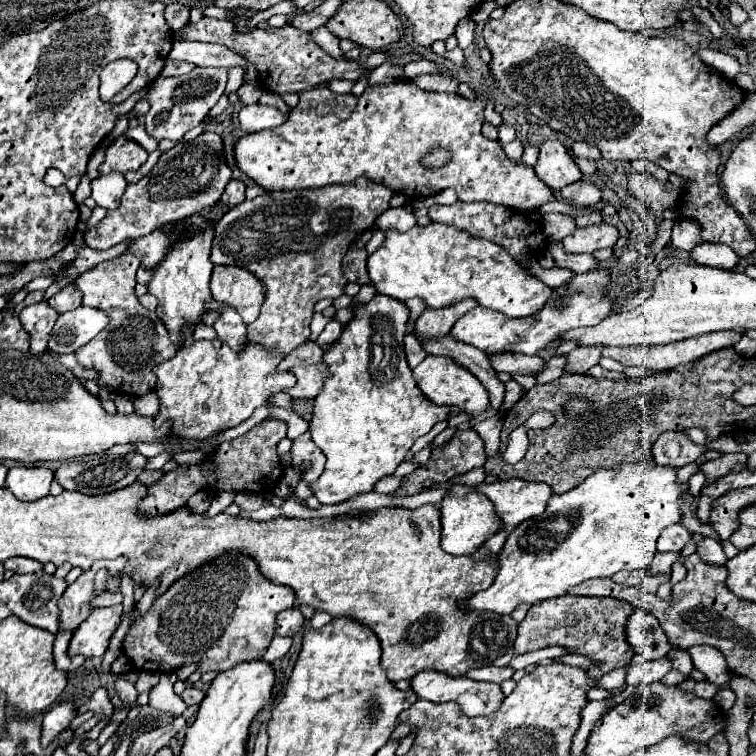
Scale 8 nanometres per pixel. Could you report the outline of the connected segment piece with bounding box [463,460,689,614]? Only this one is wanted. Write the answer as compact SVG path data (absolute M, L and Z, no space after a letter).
M653 460L619 464L615 468L599 468L577 488L551 496L541 516L515 526L499 554L499 572L495 582L463 602L467 610L491 610L495 614L511 614L521 602L537 604L547 598L565 596L567 588L591 578L613 576L619 570L639 570L653 562L657 538L663 528L681 520L681 500L687 496L687 482L677 480L677 468L659 466Z

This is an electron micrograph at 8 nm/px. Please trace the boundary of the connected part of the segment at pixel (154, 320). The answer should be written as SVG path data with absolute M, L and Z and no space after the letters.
M125 252L113 260L101 262L95 268L81 274L75 286L83 292L83 304L93 308L103 308L111 316L111 324L91 340L79 348L77 360L83 366L91 366L99 370L99 386L107 386L117 394L127 394L131 398L143 396L155 388L157 376L153 374L153 366L175 356L179 346L169 338L169 332L161 318L155 312L145 310L135 296L135 272L141 266L141 260L131 252Z

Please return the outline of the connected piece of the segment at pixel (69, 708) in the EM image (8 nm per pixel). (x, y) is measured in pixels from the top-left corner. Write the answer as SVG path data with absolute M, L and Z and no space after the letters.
M63 702L63 704L57 704L53 706L45 718L43 718L43 744L51 744L51 740L69 728L71 720L77 716L77 708L71 704L71 702Z

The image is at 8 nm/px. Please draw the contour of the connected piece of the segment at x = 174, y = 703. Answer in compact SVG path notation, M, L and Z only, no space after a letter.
M175 672L161 674L159 684L155 688L151 688L149 706L157 708L157 710L163 710L163 712L169 712L169 714L175 714L175 716L181 716L185 712L187 704L173 692L175 680L177 680Z

